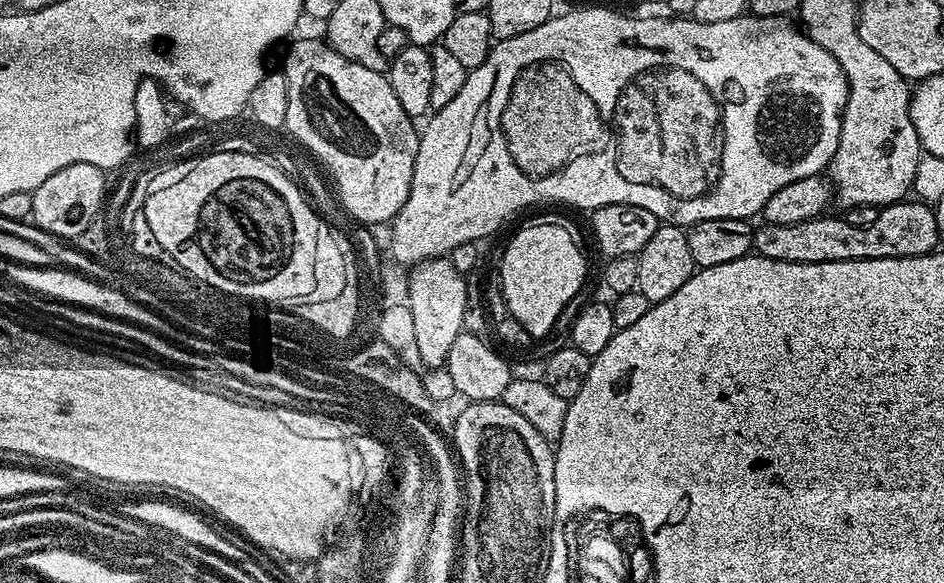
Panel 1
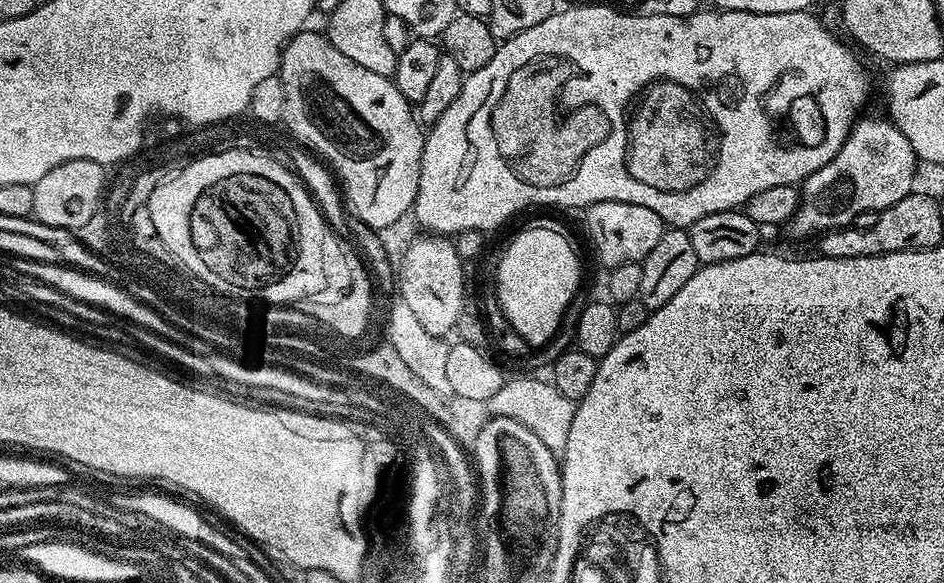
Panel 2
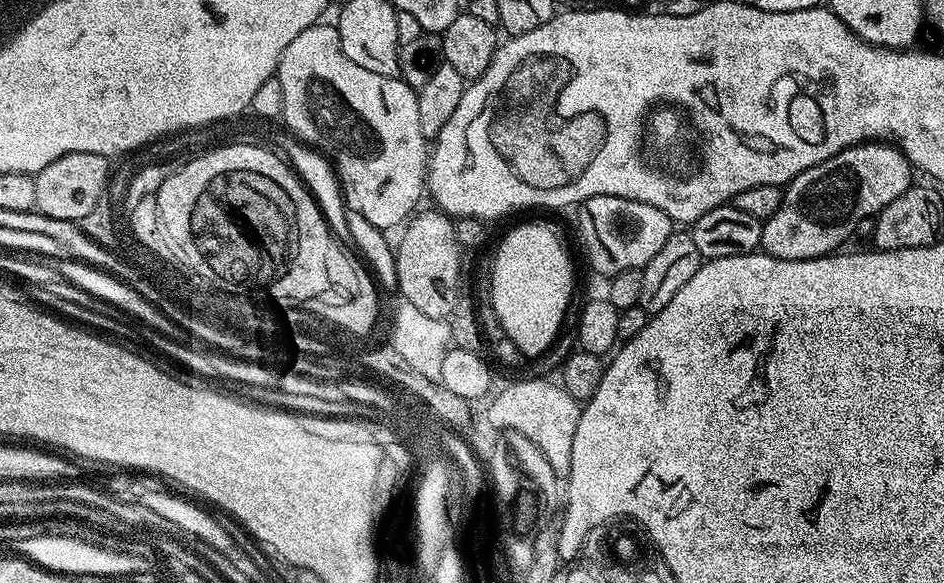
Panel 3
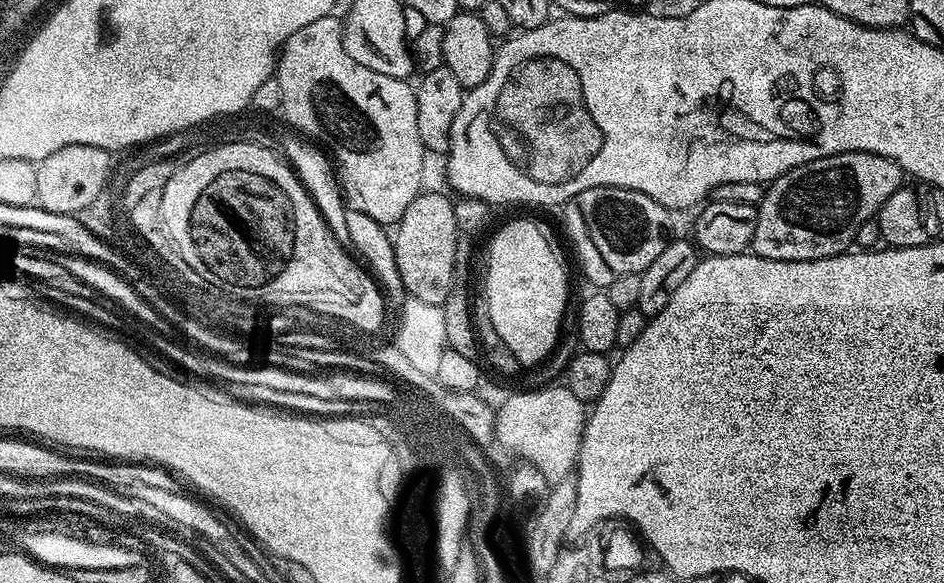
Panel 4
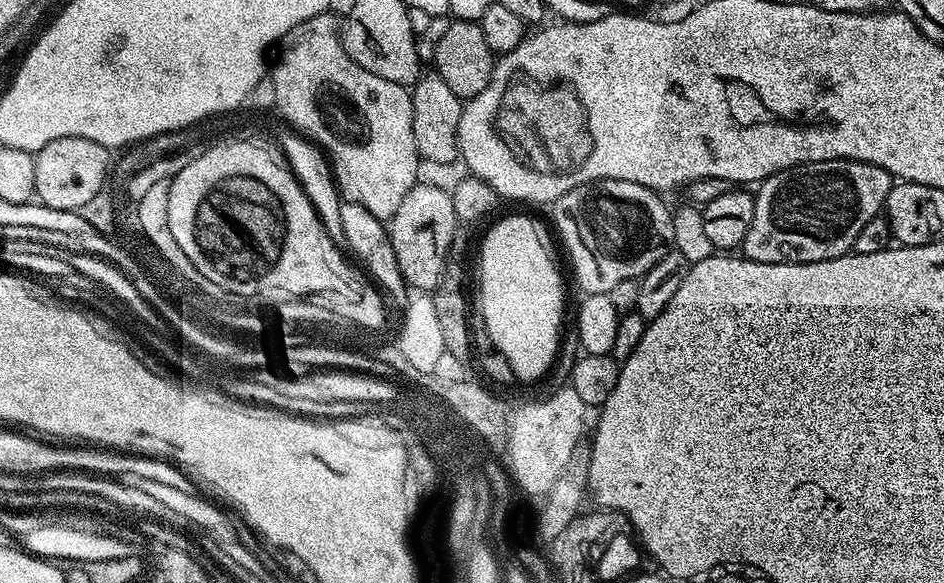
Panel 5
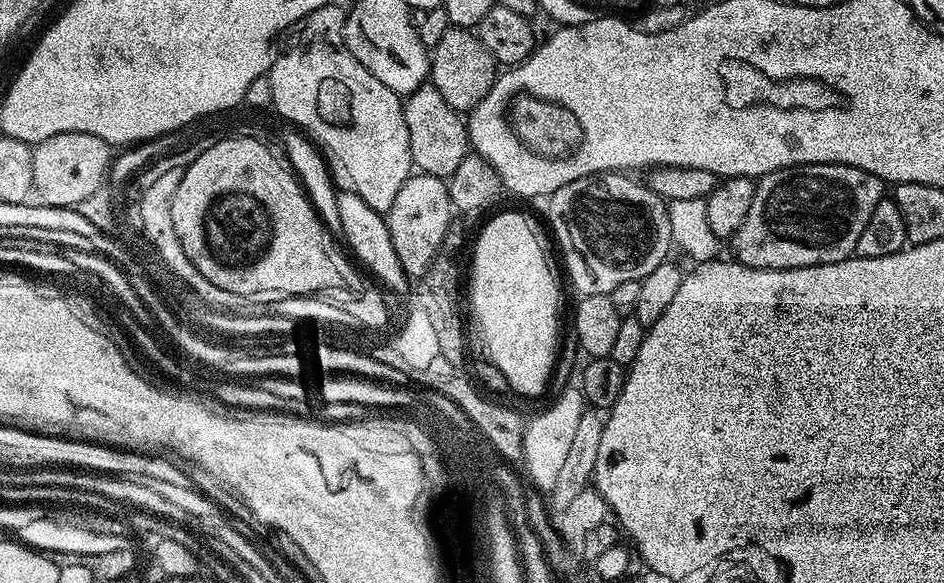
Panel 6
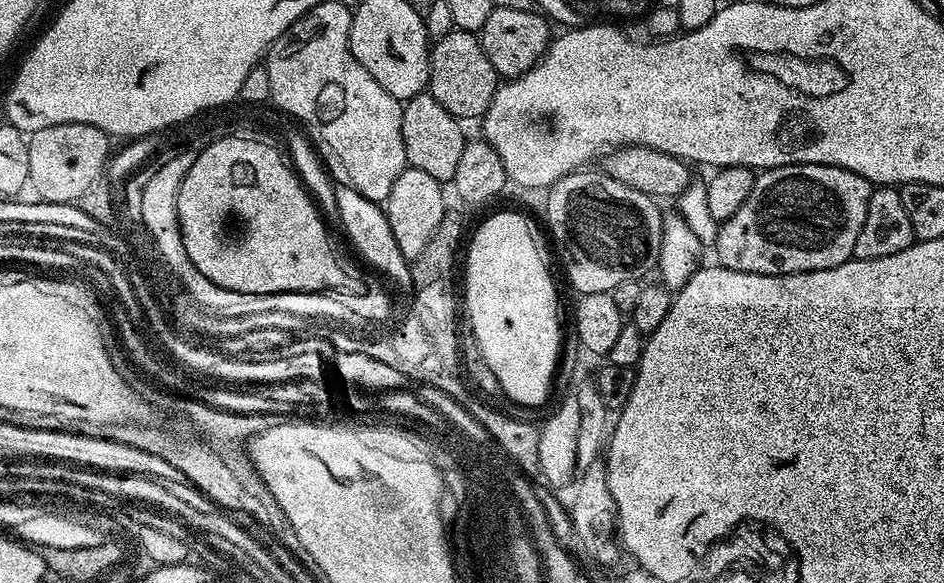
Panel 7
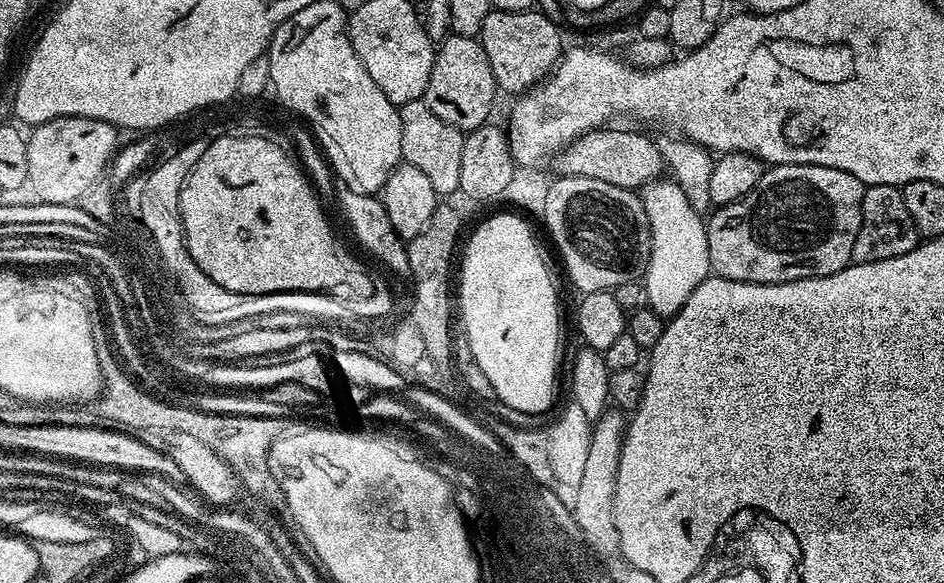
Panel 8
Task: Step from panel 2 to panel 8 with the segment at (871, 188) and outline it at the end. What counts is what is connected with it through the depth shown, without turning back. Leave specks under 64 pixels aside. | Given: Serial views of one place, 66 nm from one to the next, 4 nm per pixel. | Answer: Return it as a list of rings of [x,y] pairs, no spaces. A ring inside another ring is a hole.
[[[830,166],[769,167],[750,194],[719,205],[707,217],[712,272],[727,280],[749,280],[755,284],[781,284],[838,274],[838,270],[853,263],[851,250],[862,226],[865,187],[854,174]]]

